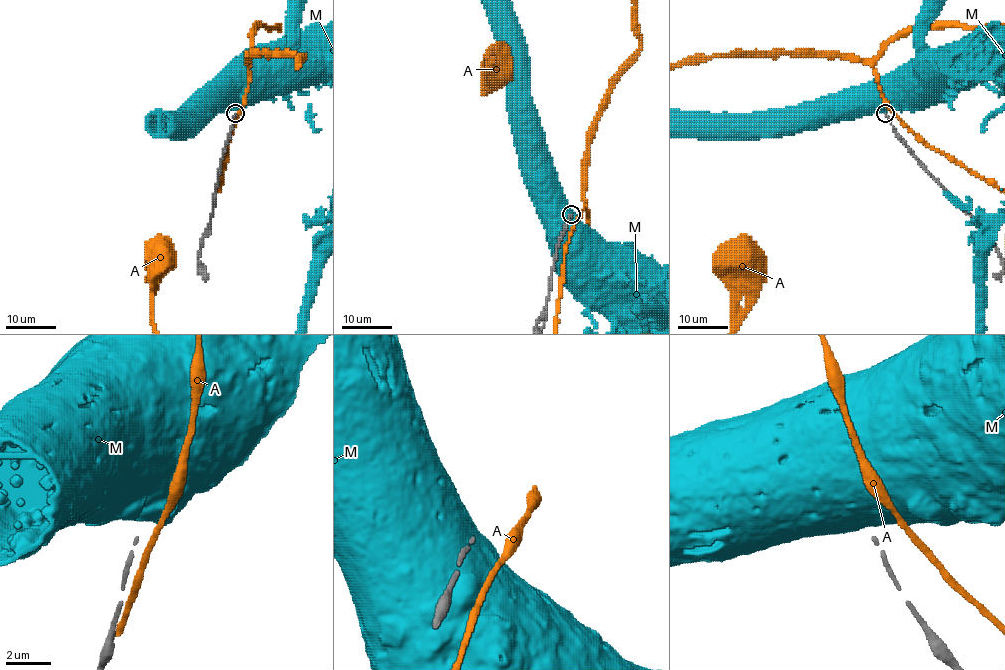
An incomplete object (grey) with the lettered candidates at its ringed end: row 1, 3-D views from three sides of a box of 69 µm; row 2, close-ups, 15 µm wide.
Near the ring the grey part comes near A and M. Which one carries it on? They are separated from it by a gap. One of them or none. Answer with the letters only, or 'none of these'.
none of these

